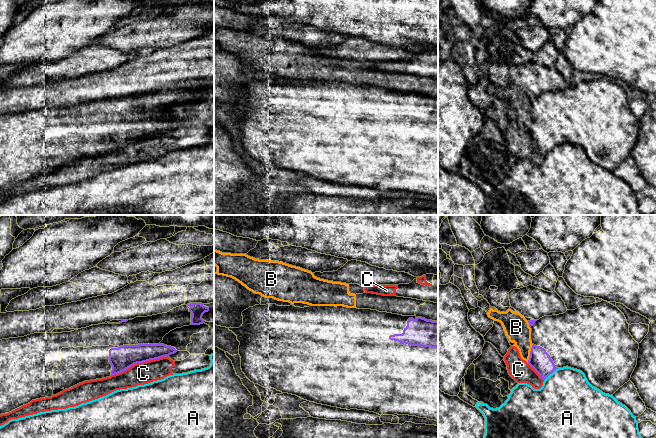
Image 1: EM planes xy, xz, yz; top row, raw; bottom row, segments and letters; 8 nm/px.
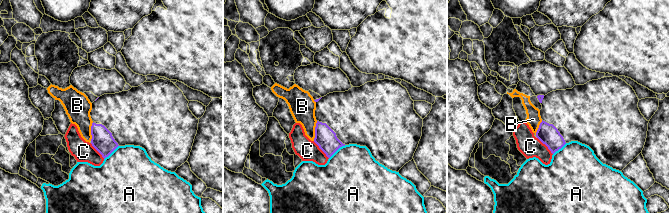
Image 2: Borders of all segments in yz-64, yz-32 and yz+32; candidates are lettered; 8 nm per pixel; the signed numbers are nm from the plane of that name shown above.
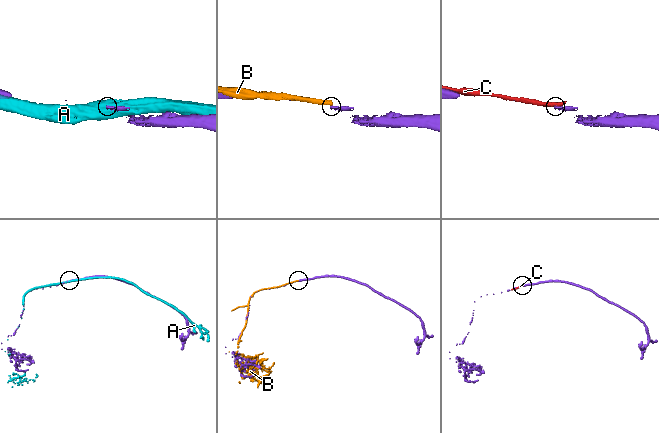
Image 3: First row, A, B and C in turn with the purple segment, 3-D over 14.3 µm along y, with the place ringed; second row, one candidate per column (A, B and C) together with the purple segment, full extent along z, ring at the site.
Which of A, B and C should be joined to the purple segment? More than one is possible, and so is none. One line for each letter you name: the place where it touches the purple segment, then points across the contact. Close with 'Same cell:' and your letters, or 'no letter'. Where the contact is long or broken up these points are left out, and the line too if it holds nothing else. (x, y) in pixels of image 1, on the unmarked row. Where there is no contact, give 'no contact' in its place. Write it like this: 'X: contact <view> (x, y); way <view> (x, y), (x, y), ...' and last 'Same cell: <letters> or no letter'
Same cell: no letter

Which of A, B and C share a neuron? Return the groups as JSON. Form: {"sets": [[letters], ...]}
{"sets": [["A"], ["B"], ["C"]]}

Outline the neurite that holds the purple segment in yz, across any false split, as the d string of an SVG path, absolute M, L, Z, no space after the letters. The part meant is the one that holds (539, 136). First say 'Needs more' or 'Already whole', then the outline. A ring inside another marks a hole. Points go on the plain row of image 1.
Needs more. M602 76L528 99L533 120L528 140L543 156L556 145L568 142L582 147L593 163L609 171L630 156L637 141L639 120L629 109L624 90L609 78Z

